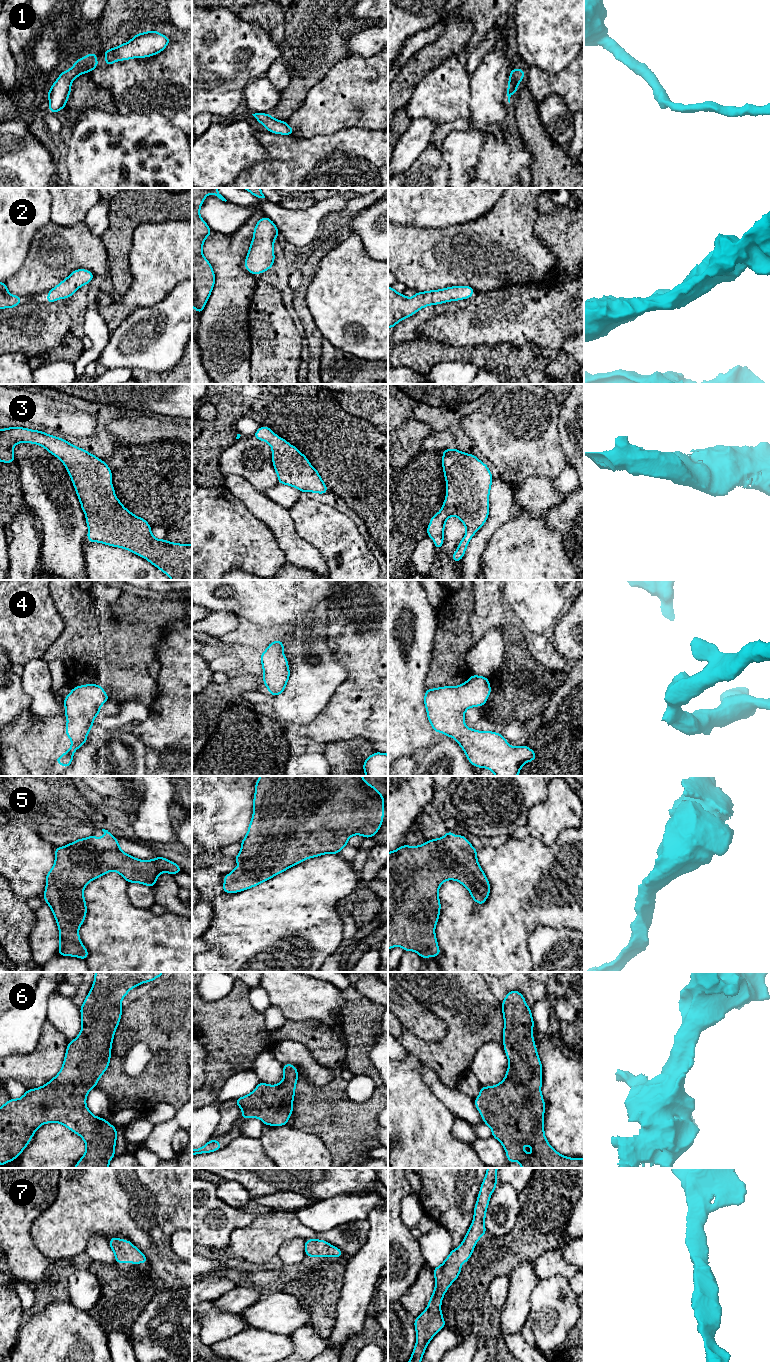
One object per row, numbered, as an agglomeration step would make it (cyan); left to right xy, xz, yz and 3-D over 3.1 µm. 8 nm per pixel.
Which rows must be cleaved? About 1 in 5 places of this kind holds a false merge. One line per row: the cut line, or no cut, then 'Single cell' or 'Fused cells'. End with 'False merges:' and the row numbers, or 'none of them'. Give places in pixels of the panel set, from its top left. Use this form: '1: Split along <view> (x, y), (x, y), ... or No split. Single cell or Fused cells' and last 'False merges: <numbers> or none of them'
1: No split. Single cell
2: No split. Single cell
3: No split. Single cell
4: No split. Single cell
5: No split. Single cell
6: No split. Single cell
7: No split. Single cell
False merges: none of them

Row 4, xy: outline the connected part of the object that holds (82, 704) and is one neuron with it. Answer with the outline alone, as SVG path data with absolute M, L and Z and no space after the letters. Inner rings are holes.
M97 684L77 686L64 698L65 716L67 718L66 735L72 746L55 763L67 768L73 761L74 752L87 741L95 717L100 714L100 707L110 698Z

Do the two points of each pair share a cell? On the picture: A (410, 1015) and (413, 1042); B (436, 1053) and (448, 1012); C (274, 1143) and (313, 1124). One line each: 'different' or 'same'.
A: different
B: same
C: different

